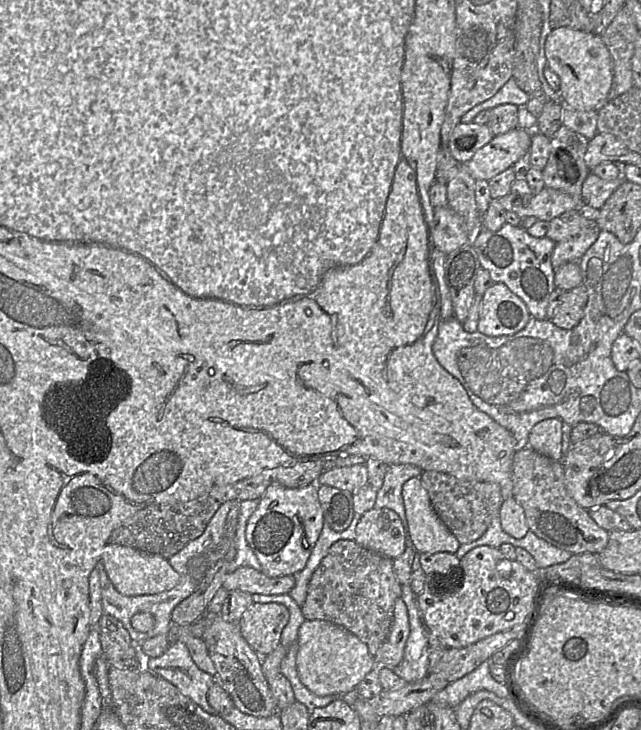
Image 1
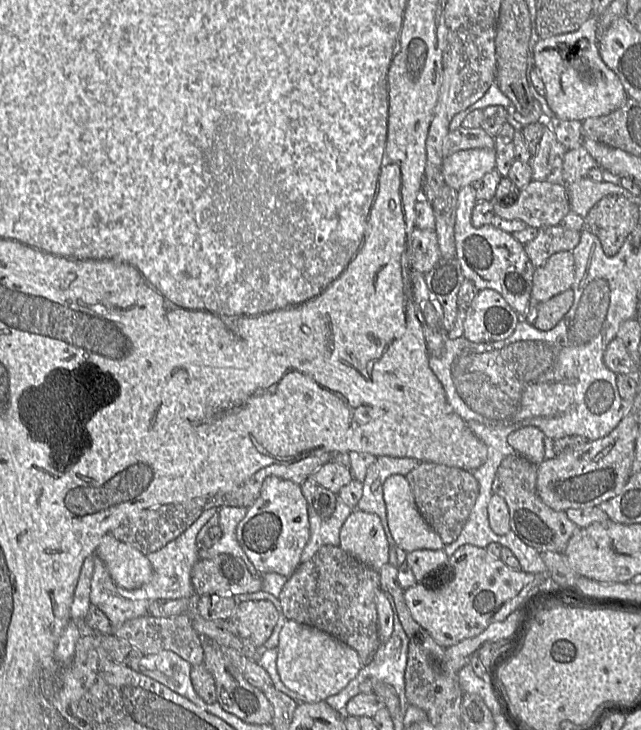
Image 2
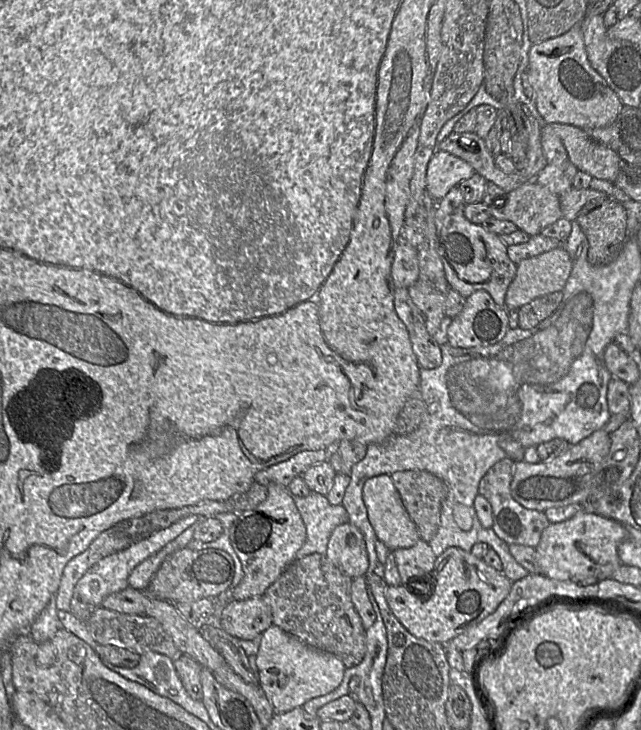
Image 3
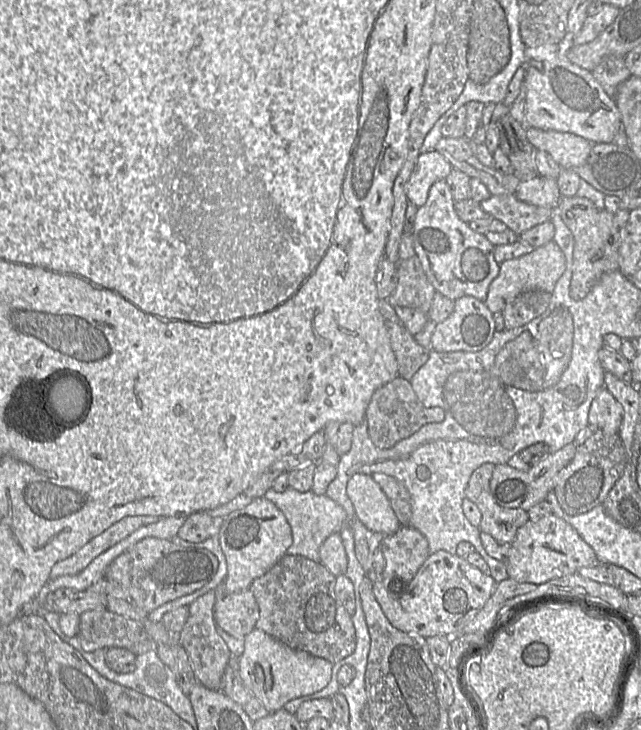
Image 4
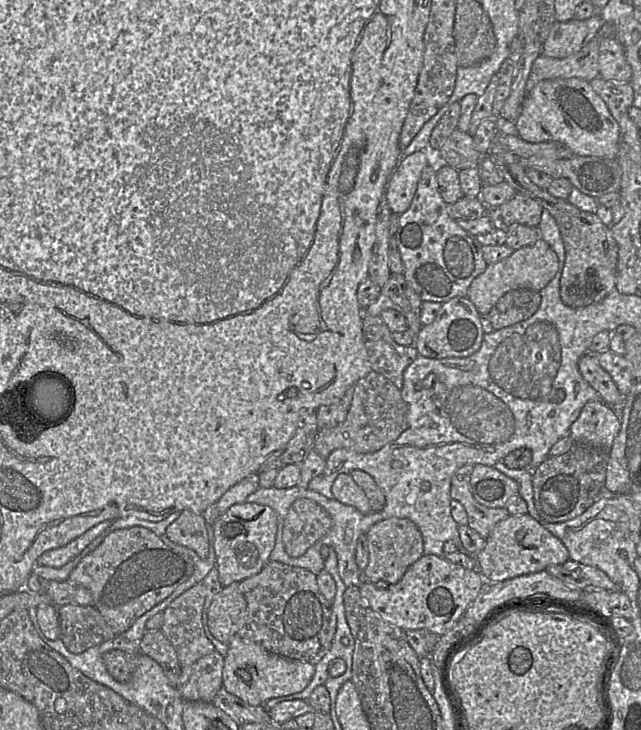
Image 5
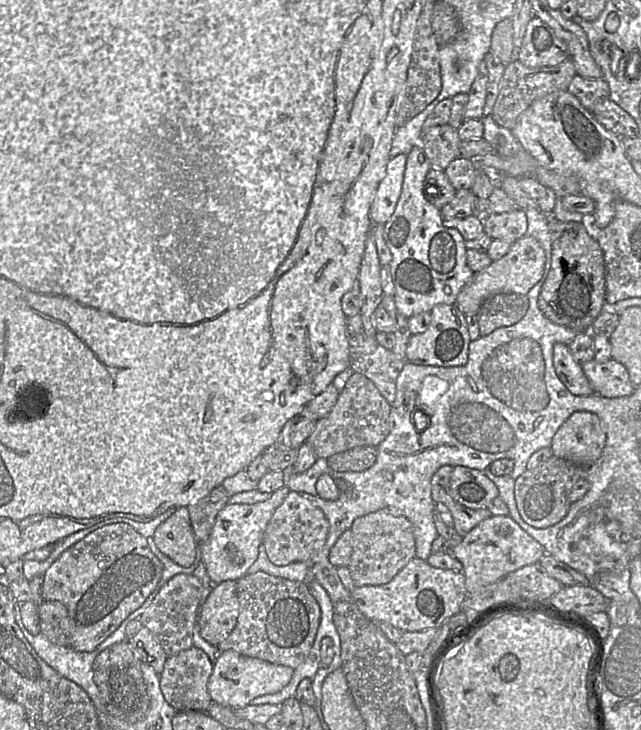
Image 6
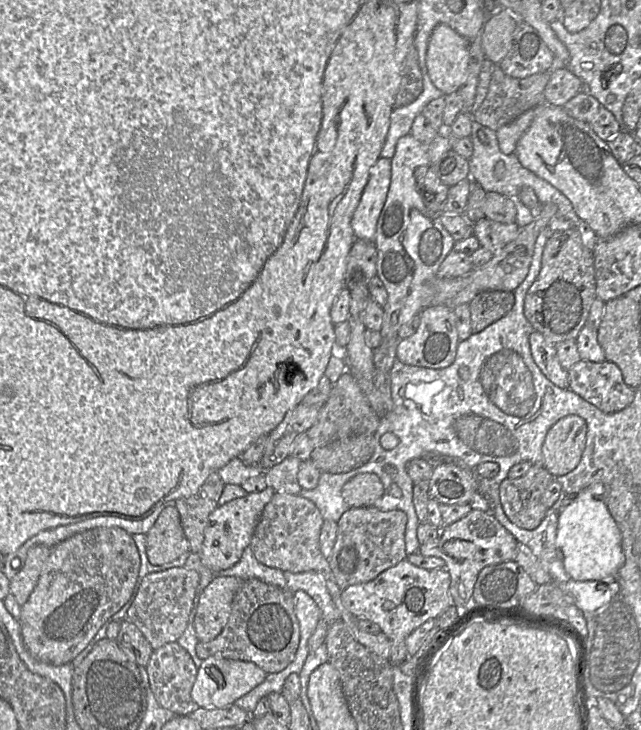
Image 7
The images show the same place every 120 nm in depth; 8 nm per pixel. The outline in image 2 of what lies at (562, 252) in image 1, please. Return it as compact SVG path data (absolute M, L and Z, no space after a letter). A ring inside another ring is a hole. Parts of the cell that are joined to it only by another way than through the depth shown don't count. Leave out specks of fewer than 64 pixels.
M560 224L539 229L537 236L524 245L525 252L535 267L543 265L553 254L570 251L578 245L581 231Z

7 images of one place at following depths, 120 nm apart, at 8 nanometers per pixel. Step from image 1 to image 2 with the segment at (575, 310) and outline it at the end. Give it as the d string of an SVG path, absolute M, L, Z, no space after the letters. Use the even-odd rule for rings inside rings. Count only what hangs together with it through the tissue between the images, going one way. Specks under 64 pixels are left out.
M568 289L550 299L536 304L537 316L532 323L539 330L554 328L569 311L574 301L574 292Z

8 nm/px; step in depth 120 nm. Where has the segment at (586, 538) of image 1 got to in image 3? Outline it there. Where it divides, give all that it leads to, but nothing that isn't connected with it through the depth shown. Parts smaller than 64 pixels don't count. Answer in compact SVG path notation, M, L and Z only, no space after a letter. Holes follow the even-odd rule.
M505 458L495 463L482 477L478 486L478 495L485 497L491 504L493 513L492 530L507 544L519 544L535 548L542 532L551 523L544 512L531 510L516 502L510 492L510 484L514 474L515 462Z

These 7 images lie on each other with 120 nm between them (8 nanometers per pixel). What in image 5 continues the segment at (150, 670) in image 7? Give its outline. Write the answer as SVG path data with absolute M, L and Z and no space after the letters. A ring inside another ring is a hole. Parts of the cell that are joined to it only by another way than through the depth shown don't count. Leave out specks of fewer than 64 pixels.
M214 651L195 663L183 666L180 680L176 686L184 701L211 702L222 687L225 658Z

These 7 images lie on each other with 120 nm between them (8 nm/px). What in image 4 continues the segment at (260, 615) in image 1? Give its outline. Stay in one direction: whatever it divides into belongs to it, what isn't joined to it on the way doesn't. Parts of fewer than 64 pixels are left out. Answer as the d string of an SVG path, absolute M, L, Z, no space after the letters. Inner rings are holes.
M249 590L224 594L214 607L217 627L236 638L244 638L255 629L259 607Z

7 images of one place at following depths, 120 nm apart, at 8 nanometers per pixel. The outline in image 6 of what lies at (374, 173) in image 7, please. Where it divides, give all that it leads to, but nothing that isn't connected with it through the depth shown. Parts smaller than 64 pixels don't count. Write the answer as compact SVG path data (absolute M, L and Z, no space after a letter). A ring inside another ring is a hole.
M406 154L391 157L386 175L379 183L370 207L370 220L373 225L384 225L392 216L402 191Z

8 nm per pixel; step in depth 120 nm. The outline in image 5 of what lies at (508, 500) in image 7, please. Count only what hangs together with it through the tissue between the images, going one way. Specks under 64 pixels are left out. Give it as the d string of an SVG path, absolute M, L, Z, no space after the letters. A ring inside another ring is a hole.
M579 442L563 454L548 457L532 471L533 496L527 514L540 523L560 523L581 515L603 493L608 458L608 450Z

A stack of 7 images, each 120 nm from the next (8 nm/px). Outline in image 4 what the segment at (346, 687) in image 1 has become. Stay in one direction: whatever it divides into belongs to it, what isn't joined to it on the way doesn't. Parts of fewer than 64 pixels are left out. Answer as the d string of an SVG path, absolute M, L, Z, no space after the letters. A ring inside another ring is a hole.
M260 629L244 637L244 651L235 659L244 685L269 712L283 709L293 699L322 690L332 678L333 663L293 650Z

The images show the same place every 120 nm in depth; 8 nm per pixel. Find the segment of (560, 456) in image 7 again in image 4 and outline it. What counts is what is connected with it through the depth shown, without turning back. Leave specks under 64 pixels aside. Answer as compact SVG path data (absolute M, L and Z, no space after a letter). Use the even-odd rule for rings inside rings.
M602 387L594 398L589 414L588 427L603 434L617 433L623 419L623 408L614 396Z

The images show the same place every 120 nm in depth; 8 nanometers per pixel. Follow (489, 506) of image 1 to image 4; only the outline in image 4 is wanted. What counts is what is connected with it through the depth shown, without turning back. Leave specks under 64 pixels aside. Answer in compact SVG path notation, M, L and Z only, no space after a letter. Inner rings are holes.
M374 473L372 478L379 484L388 497L393 511L401 525L409 525L412 505L411 497L406 487L394 477L382 473Z

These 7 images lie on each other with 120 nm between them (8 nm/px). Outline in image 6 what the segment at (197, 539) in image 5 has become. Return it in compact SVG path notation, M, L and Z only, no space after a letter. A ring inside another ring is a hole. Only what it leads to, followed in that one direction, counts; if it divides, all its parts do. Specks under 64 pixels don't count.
M187 507L177 508L155 531L153 542L173 562L187 567L196 559L199 547Z

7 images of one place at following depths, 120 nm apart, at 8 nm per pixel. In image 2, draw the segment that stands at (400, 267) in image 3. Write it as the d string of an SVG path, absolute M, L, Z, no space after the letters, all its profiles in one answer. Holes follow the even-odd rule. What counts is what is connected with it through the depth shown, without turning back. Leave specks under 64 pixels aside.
M414 227L407 235L407 250L403 261L407 267L426 274L441 259L438 238L435 230L421 230Z

